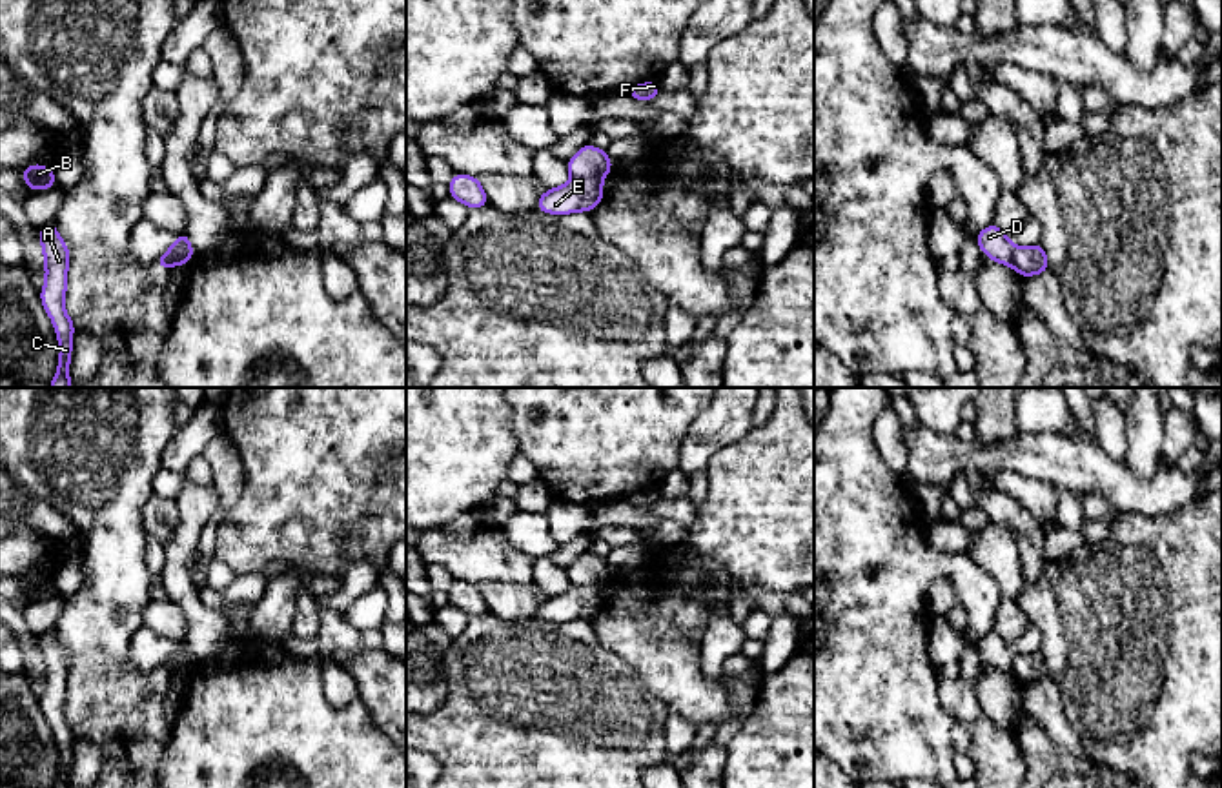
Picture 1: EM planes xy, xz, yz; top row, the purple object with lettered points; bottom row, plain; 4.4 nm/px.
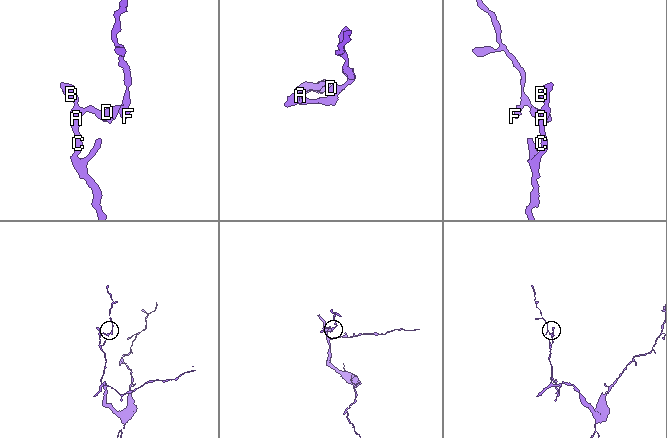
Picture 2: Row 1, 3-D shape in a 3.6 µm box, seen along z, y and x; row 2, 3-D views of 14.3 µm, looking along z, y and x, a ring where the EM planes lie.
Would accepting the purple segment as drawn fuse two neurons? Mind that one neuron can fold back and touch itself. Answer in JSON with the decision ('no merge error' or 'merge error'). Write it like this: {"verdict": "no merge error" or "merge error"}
{"verdict": "merge error"}

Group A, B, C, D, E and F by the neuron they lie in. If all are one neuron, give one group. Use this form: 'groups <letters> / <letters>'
groups A B C E / D F

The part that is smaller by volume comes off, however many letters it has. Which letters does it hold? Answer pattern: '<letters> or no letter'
D, F

